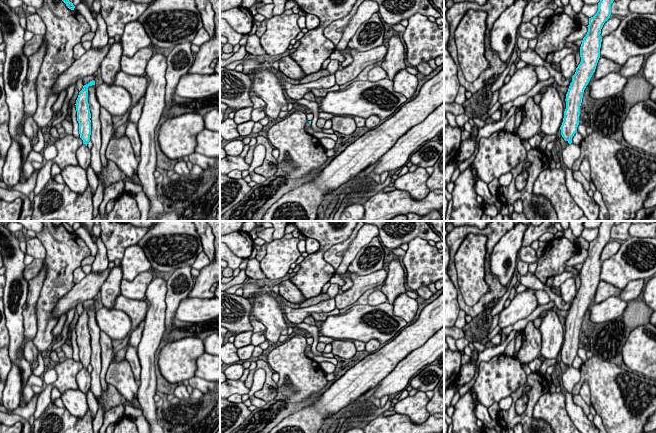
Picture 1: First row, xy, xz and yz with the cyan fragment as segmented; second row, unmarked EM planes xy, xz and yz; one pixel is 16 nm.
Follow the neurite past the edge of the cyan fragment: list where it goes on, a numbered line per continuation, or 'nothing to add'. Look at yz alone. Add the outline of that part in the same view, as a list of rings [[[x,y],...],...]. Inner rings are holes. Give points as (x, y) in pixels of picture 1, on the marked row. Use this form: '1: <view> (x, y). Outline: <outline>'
1: yz (571, 153). Outline: [[[573,143],[568,144],[566,148],[562,150],[562,158],[566,167],[572,169],[574,162],[579,158],[580,154],[580,146]]]

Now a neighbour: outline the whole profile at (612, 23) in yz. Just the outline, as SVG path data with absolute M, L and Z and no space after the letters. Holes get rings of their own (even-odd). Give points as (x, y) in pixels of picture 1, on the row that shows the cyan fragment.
M610 17L603 25L601 29L601 38L604 38L605 36L612 33L614 30L616 30L621 23L621 20L617 17Z

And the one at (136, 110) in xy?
M143 97L135 106L132 106L131 113L129 116L130 122L134 122L136 124L138 123L138 121L141 117L144 100L145 100L145 97Z

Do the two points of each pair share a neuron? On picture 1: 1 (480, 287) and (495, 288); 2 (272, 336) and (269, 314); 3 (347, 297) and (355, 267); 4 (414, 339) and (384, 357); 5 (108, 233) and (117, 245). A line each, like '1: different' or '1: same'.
1: different
2: same
3: different
4: same
5: same

